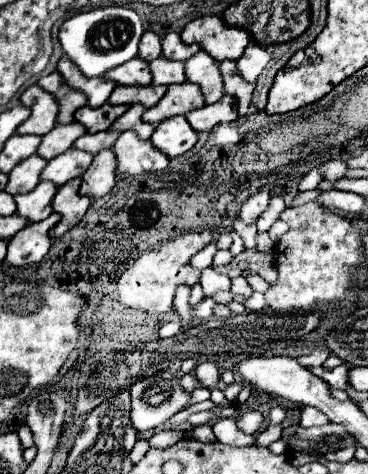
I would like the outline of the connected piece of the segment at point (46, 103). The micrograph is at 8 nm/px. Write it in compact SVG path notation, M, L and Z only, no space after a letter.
M36 84L30 86L20 96L20 104L30 108L30 116L28 120L24 120L24 124L20 124L20 128L16 128L16 134L44 136L54 128L58 116L58 104L54 96L48 96L48 92L44 92L40 86Z

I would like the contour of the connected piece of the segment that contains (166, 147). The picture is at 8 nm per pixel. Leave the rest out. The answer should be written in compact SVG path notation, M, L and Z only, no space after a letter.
M174 116L156 126L150 142L168 158L176 158L186 154L196 144L196 132L184 116Z

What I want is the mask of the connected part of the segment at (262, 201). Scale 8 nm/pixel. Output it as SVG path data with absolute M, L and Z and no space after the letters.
M258 192L254 196L250 196L244 206L242 206L242 212L240 212L240 218L246 222L246 224L254 224L268 208L268 202L270 202L270 194L268 192Z

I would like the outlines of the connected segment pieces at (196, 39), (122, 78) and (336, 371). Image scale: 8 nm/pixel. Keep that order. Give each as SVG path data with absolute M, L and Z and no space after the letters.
M218 16L196 18L180 32L184 44L200 44L214 60L238 60L250 42L250 34L240 28L230 28Z
M128 60L128 64L122 64L120 68L112 68L108 76L104 76L106 82L114 82L116 86L132 84L132 86L148 86L152 82L152 74L148 68L148 62L144 60Z
M346 364L332 368L332 370L328 370L324 366L312 366L310 368L310 372L318 378L322 378L330 388L342 388L342 390L346 390L346 386L348 386L348 370L350 368Z

